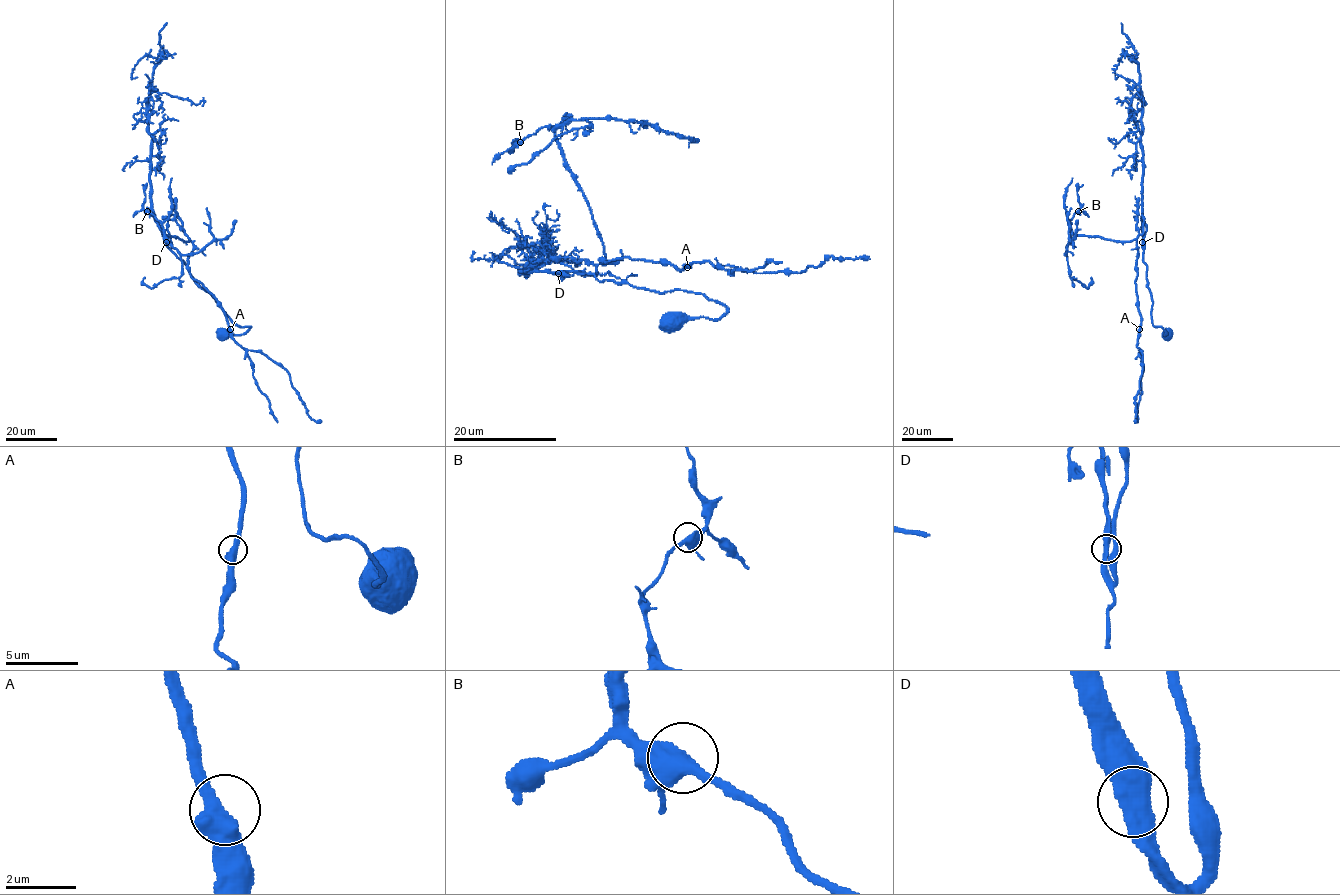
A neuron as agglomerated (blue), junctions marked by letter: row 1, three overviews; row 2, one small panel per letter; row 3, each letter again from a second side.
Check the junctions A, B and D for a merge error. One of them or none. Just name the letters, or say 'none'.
none

